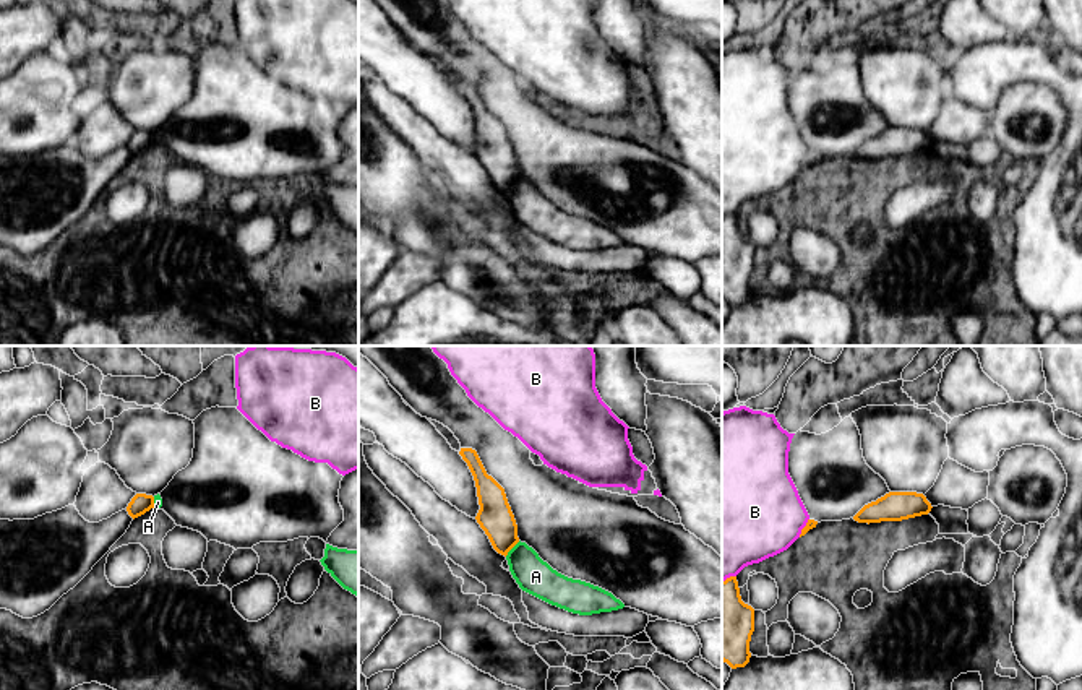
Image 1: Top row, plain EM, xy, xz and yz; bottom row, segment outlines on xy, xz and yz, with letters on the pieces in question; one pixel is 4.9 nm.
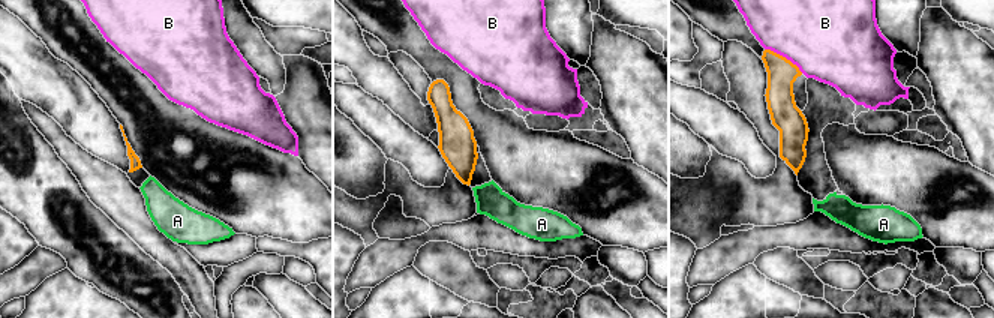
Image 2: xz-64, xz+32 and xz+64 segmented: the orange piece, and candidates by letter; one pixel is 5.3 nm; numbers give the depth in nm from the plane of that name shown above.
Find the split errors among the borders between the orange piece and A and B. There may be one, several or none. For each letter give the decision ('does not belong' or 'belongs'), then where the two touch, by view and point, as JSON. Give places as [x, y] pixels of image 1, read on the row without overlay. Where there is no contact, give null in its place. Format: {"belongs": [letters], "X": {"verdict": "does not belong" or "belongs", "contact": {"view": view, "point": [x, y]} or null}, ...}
{"belongs": [], "A": {"verdict": "does not belong", "contact": {"view": "xz", "point": [511, 184]}}, "B": {"verdict": "does not belong", "contact": {"view": "yz", "point": [803, 164]}}}

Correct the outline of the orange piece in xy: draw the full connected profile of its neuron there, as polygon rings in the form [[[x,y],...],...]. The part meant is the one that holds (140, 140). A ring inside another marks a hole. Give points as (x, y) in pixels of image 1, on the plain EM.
[[[136,130],[127,143],[128,151],[135,156],[154,144],[154,133],[146,130]]]

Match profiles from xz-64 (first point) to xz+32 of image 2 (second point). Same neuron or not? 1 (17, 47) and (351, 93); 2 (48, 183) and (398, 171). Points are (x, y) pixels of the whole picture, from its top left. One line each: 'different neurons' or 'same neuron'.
1: different neurons
2: different neurons

